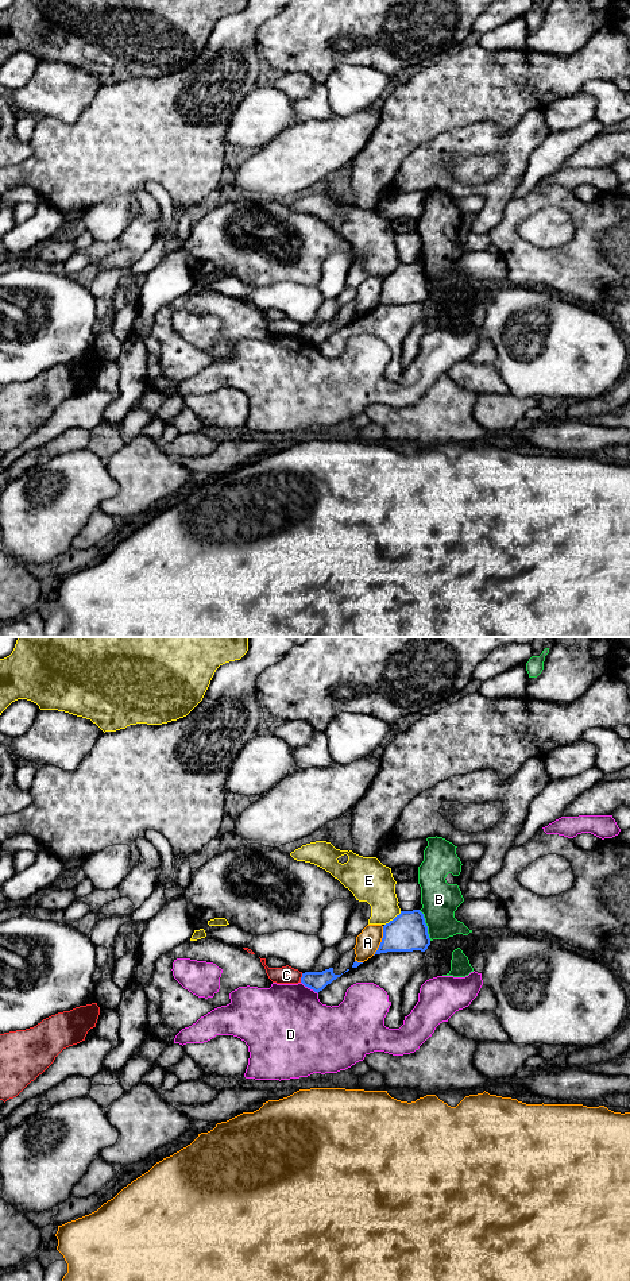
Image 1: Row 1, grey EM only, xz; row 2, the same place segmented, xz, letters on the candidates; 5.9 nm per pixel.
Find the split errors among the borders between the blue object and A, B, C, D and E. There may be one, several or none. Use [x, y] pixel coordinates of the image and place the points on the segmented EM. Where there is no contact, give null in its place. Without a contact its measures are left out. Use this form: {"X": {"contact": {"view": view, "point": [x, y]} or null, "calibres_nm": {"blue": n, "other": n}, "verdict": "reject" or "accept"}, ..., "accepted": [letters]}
{"A": {"contact": {"view": "xz", "point": [382, 941]}, "calibres_nm": {"blue": 240, "other": 140}, "verdict": "reject"}, "B": {"contact": {"view": "xz", "point": [425, 925]}, "calibres_nm": {"blue": 240, "other": 220}, "verdict": "reject"}, "C": {"contact": {"view": "xz", "point": [301, 977]}, "calibres_nm": {"blue": 110, "other": 110}, "verdict": "reject"}, "D": {"contact": {"view": "xz", "point": [309, 987]}, "calibres_nm": {"blue": 110, "other": 460}, "verdict": "reject"}, "E": {"contact": {"view": "xz", "point": [394, 918]}, "calibres_nm": {"blue": 240, "other": 240}, "verdict": "reject"}, "accepted": []}

